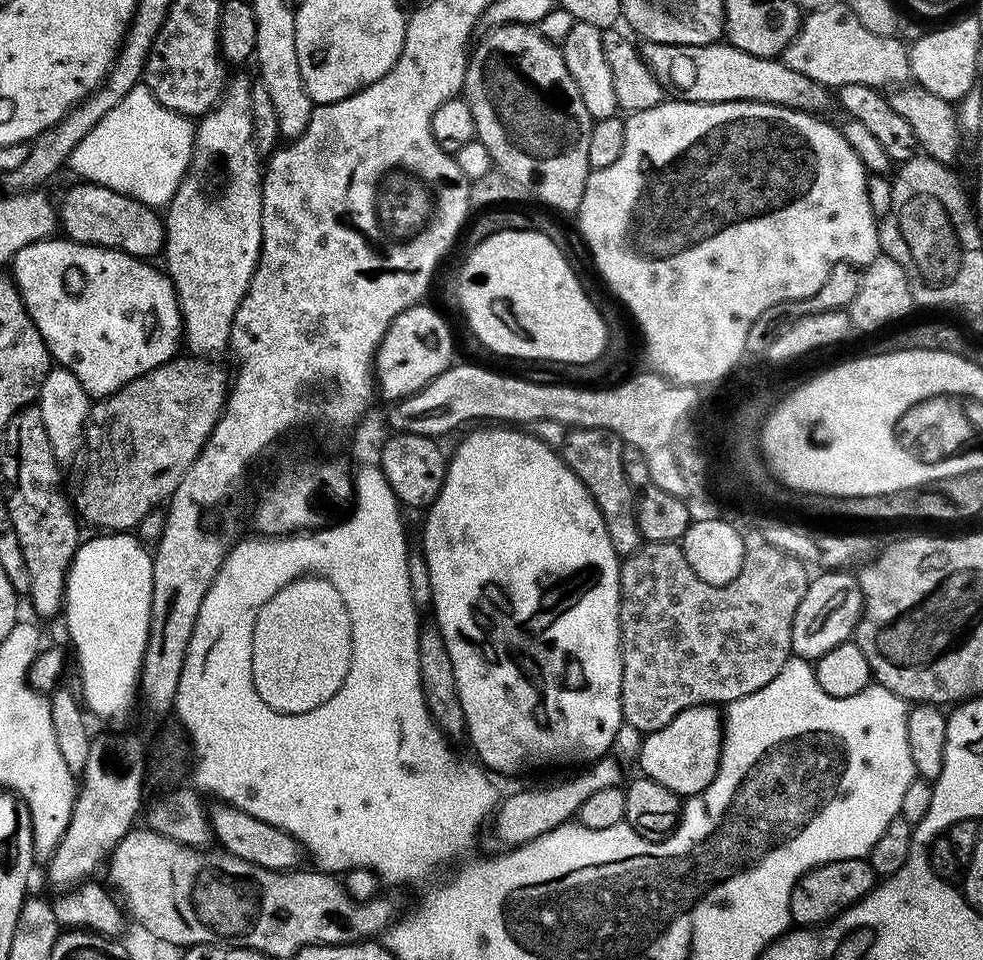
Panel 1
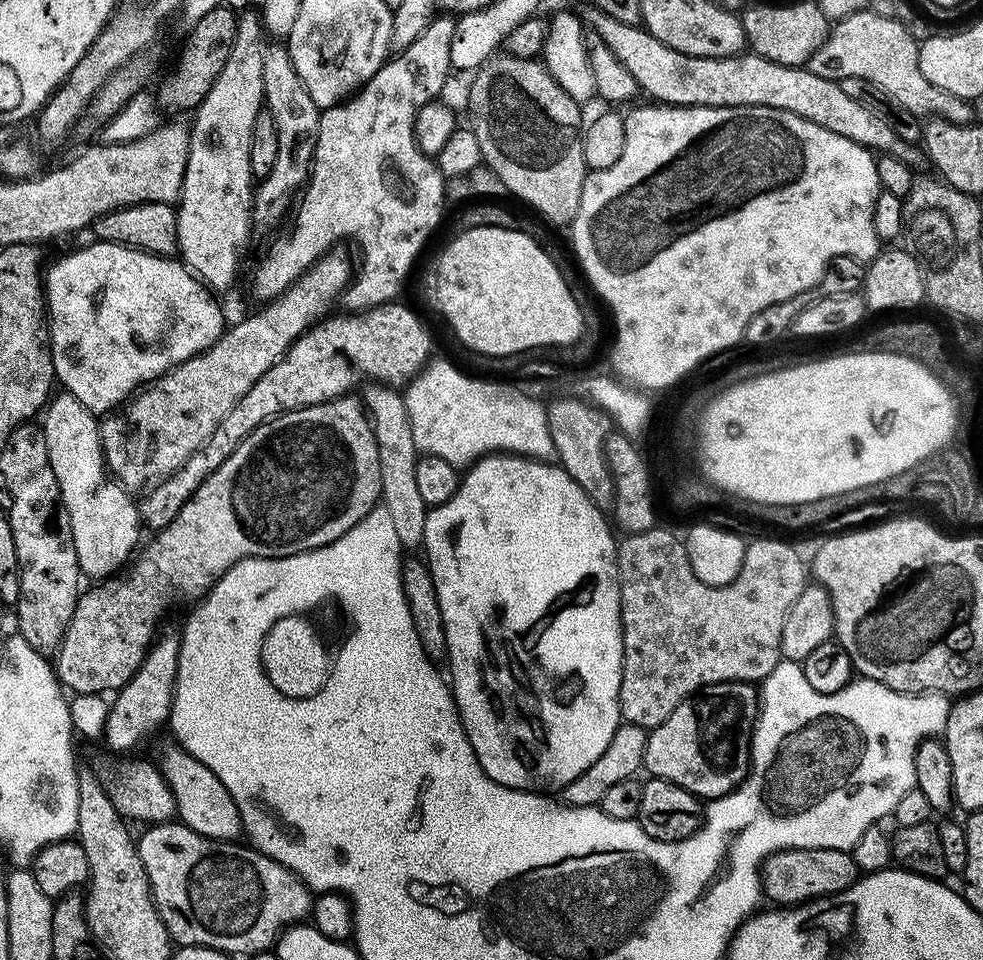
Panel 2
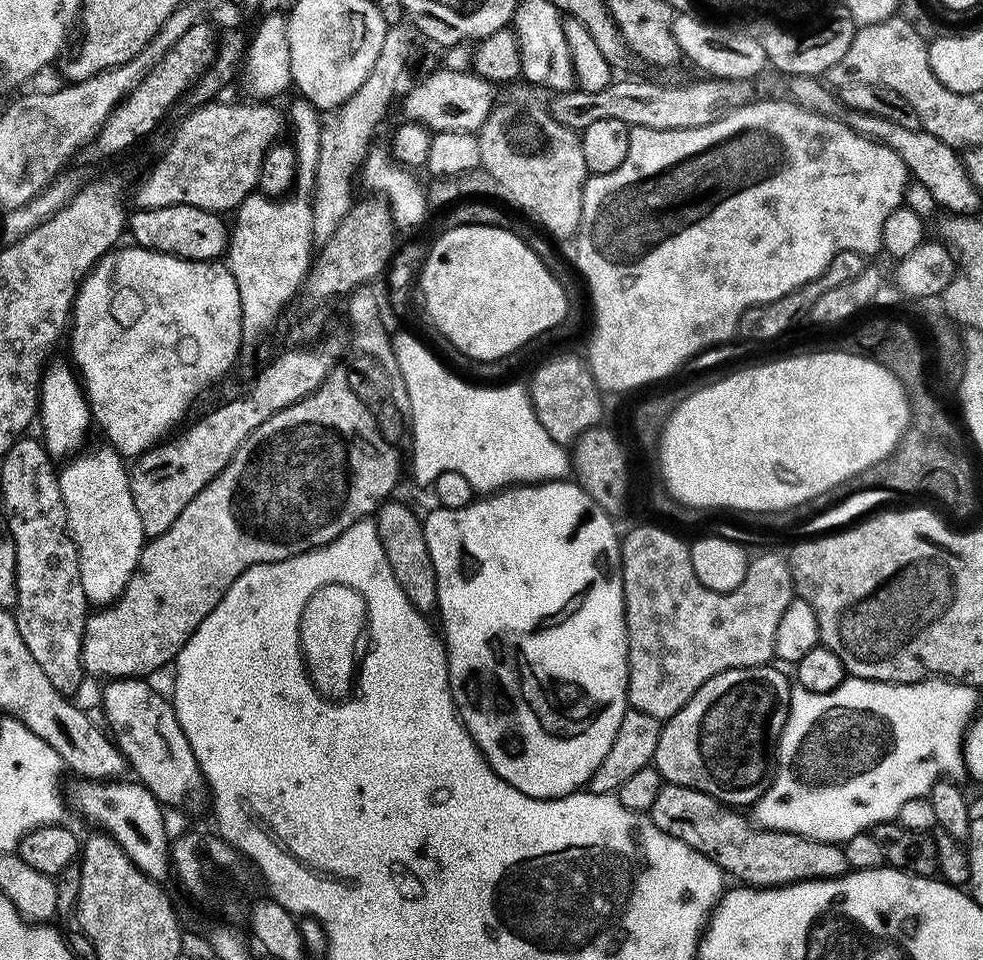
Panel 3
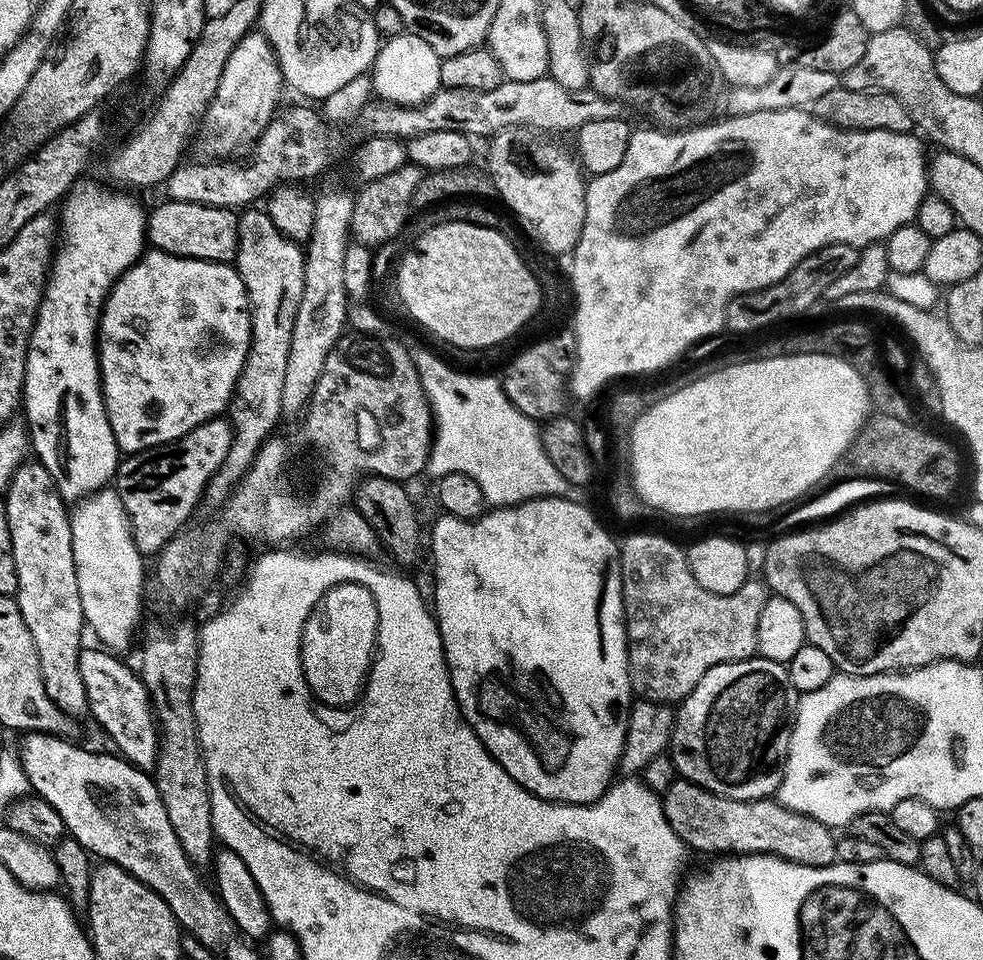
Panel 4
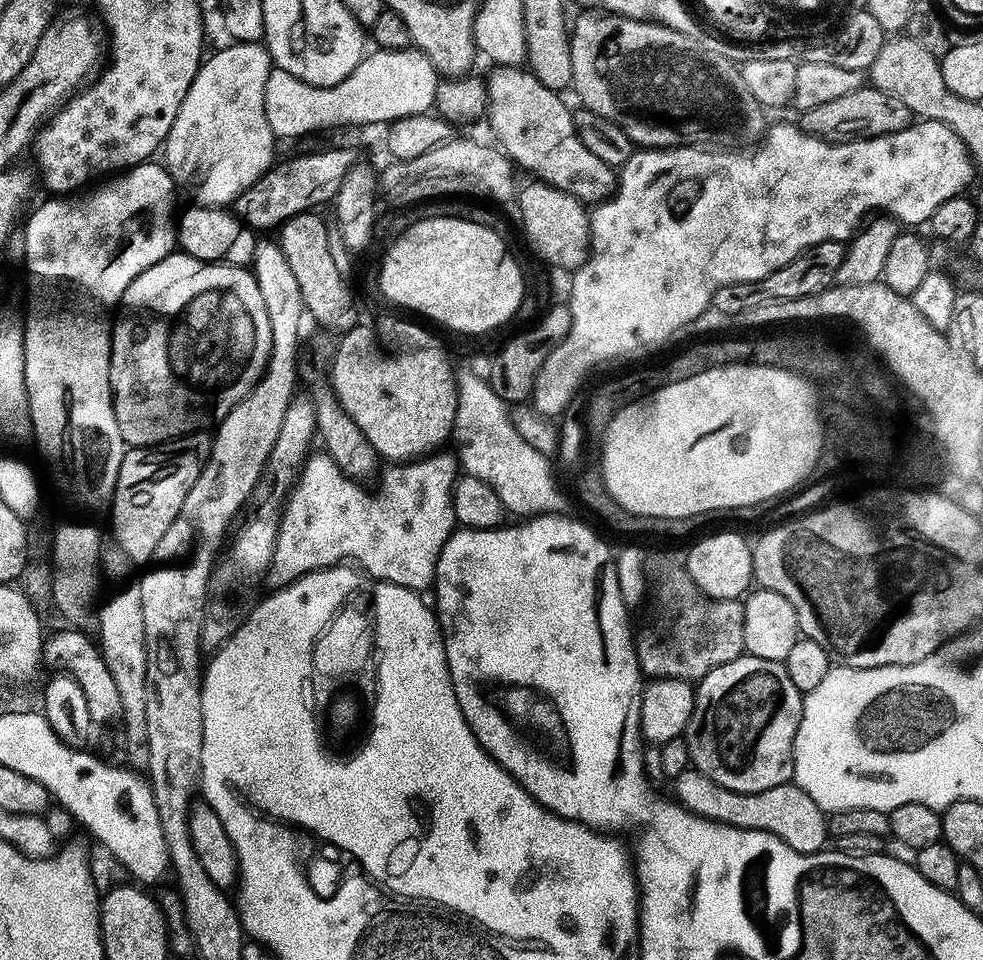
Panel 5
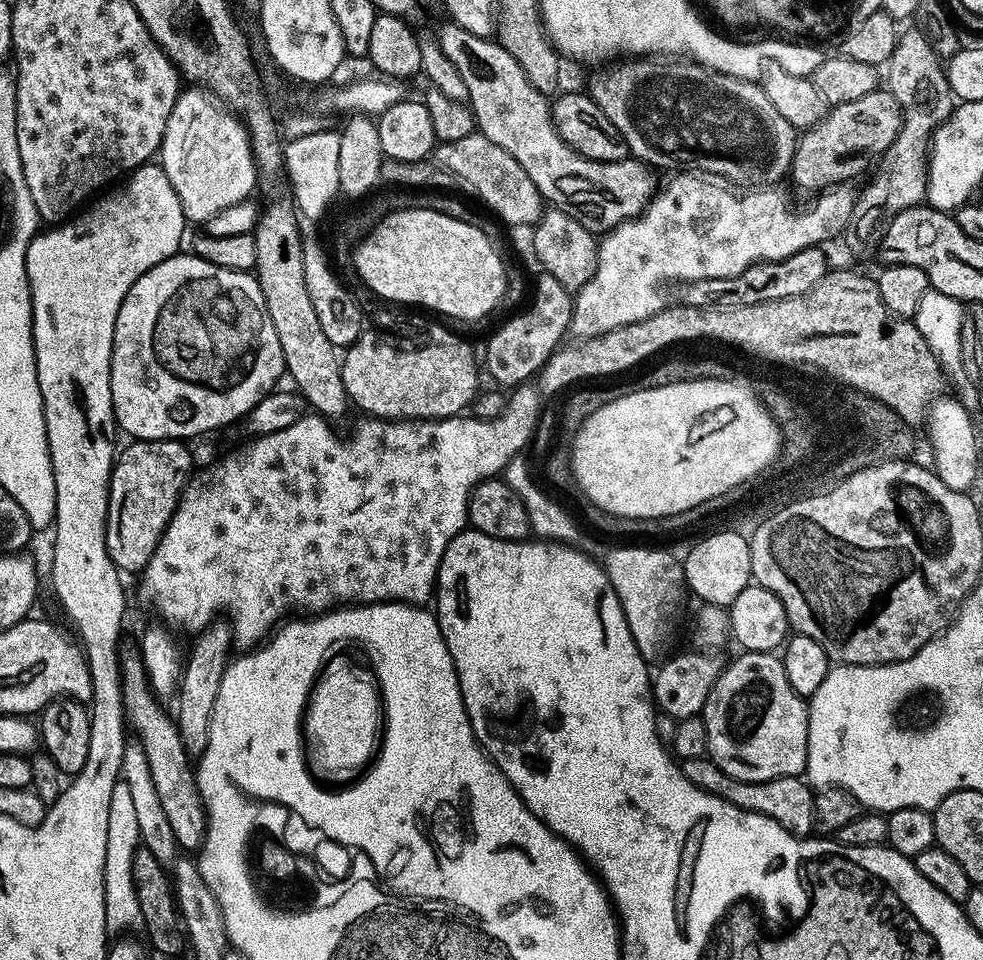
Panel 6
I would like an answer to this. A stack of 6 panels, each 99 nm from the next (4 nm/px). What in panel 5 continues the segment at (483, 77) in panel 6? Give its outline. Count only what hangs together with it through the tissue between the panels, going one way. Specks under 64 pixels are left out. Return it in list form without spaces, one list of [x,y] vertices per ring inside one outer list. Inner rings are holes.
[[[496,66],[486,76],[488,111],[486,121],[496,135],[495,143],[517,169],[533,172],[537,181],[557,188],[588,206],[595,206],[612,195],[618,176],[613,165],[590,154],[576,136],[573,109],[564,105],[564,96],[538,82],[524,66]]]

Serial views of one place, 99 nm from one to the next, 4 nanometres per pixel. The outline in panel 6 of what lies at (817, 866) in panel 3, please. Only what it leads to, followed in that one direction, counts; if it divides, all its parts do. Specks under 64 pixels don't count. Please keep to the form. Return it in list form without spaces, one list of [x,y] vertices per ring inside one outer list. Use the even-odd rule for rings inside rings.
[[[688,758],[683,761],[684,777],[694,787],[702,788],[705,792],[712,792],[715,796],[730,801],[734,806],[745,808],[747,812],[761,812],[763,816],[774,818],[787,832],[804,838],[813,831],[816,822],[816,797],[813,789],[808,789],[807,779],[798,776],[783,776],[770,782],[751,784],[730,778],[720,768],[716,767],[708,758]]]

